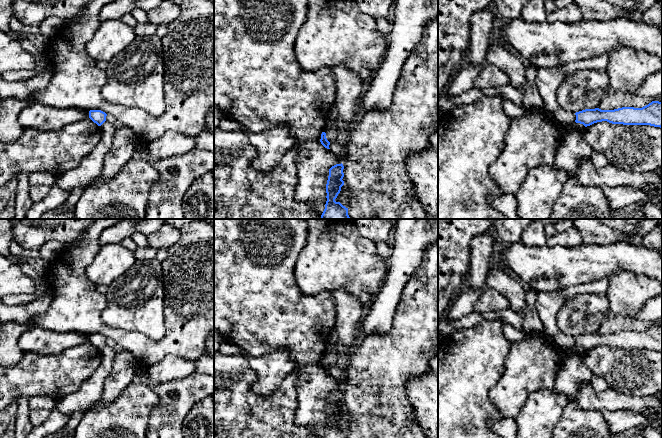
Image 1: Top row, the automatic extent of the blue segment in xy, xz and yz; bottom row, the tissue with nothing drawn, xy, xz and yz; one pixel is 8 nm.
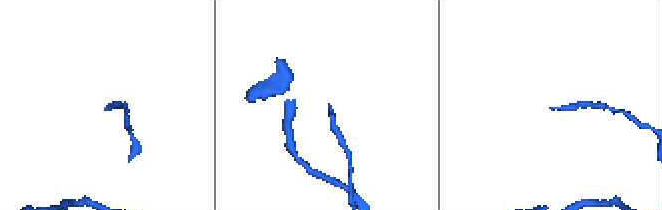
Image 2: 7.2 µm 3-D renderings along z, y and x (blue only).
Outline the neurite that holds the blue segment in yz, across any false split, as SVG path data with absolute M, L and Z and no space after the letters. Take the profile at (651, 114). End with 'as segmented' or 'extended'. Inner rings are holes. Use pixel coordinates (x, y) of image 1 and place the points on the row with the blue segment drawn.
M652 101L642 108L622 107L614 110L585 109L575 113L576 123L585 127L597 122L612 124L650 125L662 128L662 102Z; as segmented

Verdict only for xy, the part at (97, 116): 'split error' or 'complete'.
complete

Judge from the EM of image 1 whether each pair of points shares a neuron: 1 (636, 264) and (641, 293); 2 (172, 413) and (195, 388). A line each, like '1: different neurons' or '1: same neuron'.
1: different neurons
2: same neuron

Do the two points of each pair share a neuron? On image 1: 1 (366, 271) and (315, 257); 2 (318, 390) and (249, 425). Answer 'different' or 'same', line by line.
1: same
2: different

